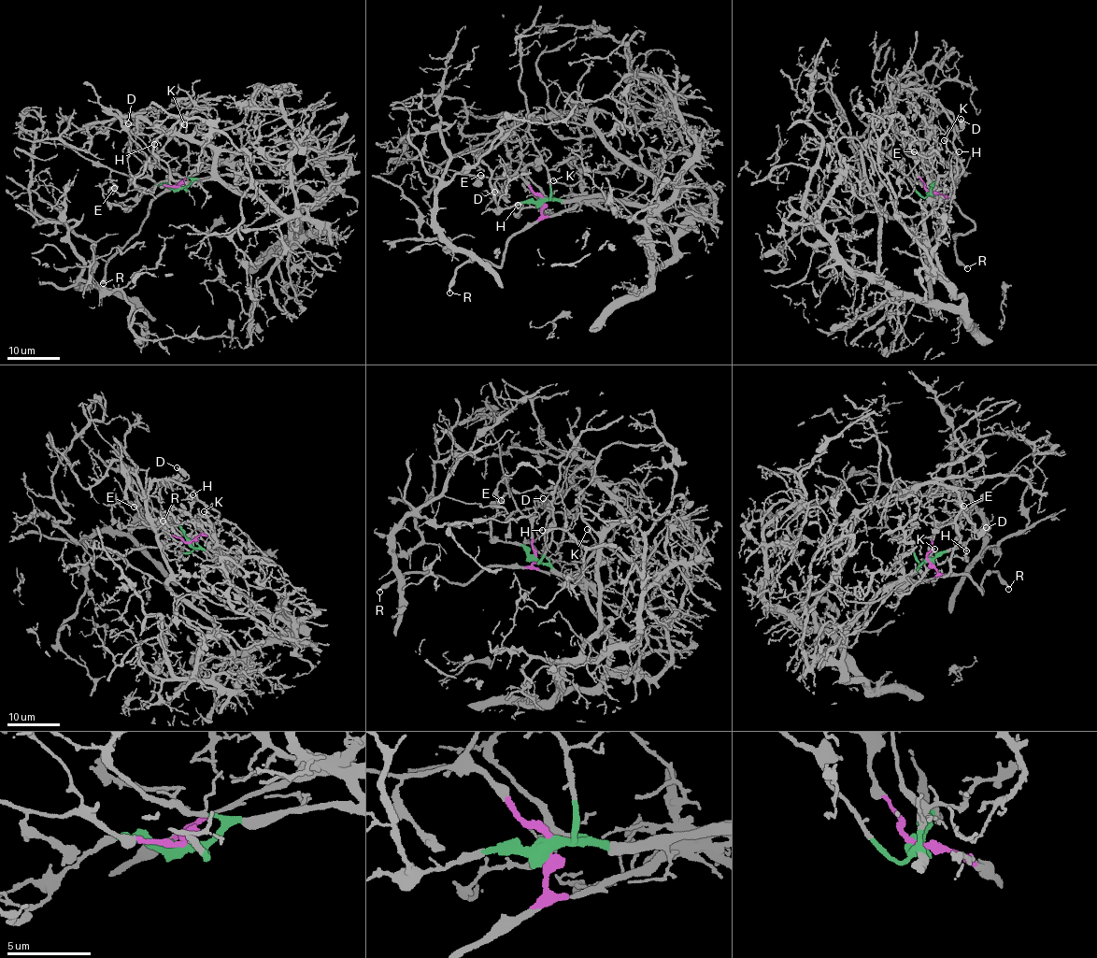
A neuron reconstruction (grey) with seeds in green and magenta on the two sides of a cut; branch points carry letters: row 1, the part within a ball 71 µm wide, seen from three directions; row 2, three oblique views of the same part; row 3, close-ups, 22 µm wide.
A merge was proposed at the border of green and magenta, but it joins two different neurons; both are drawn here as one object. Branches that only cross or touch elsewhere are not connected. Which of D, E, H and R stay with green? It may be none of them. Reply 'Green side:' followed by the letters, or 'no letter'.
Green side: H

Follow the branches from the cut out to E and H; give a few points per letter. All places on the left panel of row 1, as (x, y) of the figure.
E: (179, 187), (112, 171), (110, 178), (117, 186), (114, 188)
H: (179, 187), (191, 181), (179, 177), (178, 168), (163, 168), (154, 163), (154, 144)

